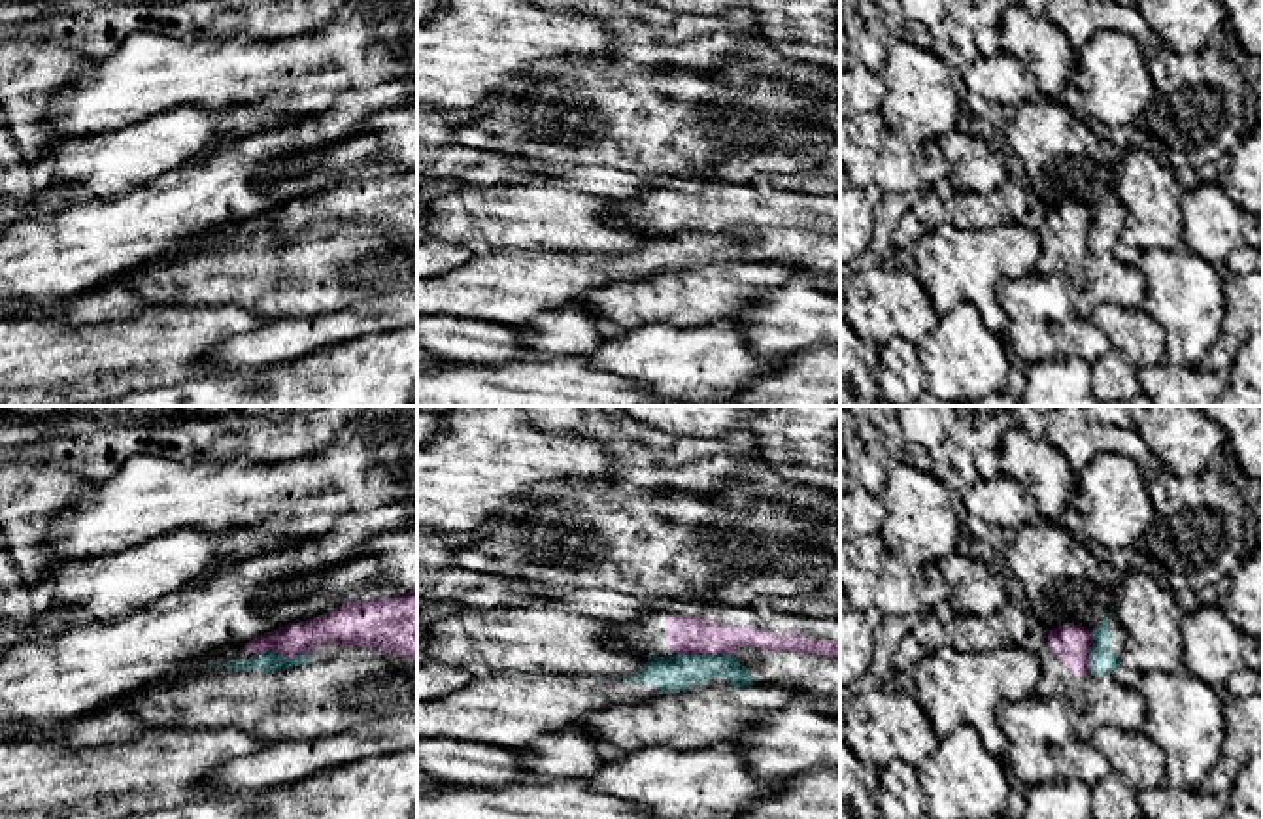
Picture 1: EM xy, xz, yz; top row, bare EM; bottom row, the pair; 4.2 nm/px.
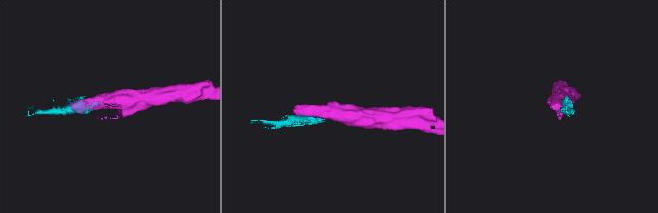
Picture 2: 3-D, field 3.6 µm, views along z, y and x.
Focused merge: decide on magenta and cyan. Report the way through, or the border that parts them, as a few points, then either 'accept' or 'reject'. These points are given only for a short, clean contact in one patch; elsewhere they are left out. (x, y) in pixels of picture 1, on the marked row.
reject

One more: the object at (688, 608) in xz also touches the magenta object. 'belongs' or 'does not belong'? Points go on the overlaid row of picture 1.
belongs

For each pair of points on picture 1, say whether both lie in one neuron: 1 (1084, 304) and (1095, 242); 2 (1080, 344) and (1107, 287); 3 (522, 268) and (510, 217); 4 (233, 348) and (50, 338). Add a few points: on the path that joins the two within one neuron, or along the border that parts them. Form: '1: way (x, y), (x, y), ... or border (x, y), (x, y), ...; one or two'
1: way (1095, 289), (1095, 257); one
2: border (1075, 289), (1075, 308), (1088, 317); two
3: border (520, 250), (565, 251); two
4: border (255, 329), (223, 338), (201, 365); two

